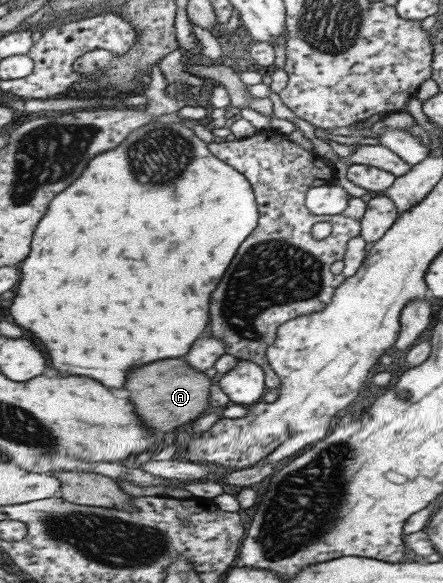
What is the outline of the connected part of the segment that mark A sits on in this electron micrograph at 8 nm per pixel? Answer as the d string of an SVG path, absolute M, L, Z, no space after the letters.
M167 359L139 367L137 371L133 371L133 375L129 375L129 391L133 403L137 403L136 411L154 433L167 433L175 427L195 421L203 412L211 410L209 391L215 381L190 365L185 359Z

